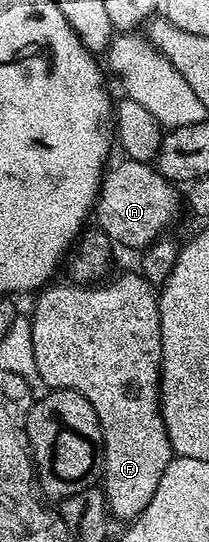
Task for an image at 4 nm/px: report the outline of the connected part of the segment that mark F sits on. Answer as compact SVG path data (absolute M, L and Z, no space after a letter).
M142 273L123 274L102 284L55 286L38 291L35 314L31 320L31 351L35 357L34 373L47 388L76 390L93 404L103 433L103 469L101 489L107 497L112 519L134 520L153 500L173 451L165 428L163 407L159 404L159 376L163 373L163 333L159 319L156 287Z

